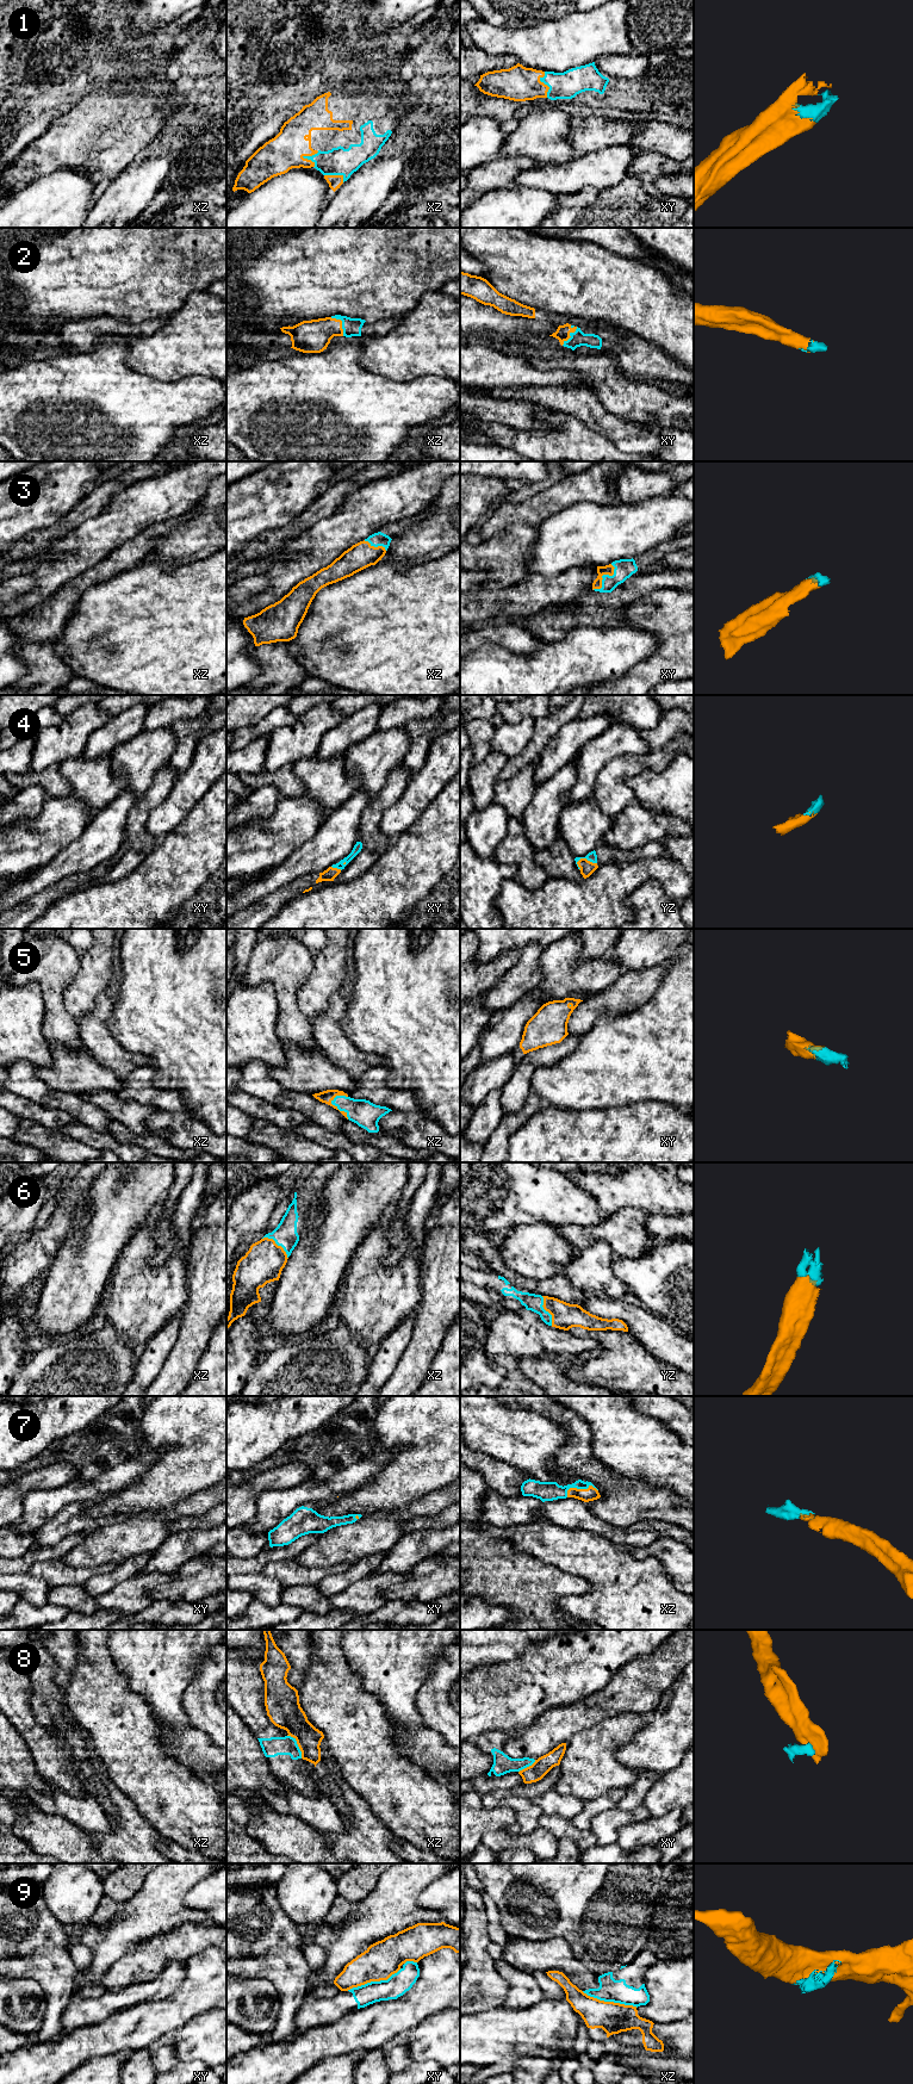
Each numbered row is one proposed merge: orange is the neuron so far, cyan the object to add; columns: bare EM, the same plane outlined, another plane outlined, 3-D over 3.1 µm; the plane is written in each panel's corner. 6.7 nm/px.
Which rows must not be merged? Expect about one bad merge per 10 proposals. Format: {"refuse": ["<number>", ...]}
{"refuse": ["8", "9"]}

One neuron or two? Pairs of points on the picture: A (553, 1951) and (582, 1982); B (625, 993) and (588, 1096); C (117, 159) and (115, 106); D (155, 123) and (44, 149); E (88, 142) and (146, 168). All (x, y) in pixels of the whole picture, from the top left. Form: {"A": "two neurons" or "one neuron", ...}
{"A": "one neuron", "B": "two neurons", "C": "one neuron", "D": "one neuron", "E": "two neurons"}

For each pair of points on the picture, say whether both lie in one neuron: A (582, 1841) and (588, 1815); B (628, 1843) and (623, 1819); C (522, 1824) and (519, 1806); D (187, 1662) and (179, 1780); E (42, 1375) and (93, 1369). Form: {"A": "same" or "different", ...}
{"A": "different", "B": "different", "C": "same", "D": "different", "E": "same"}

